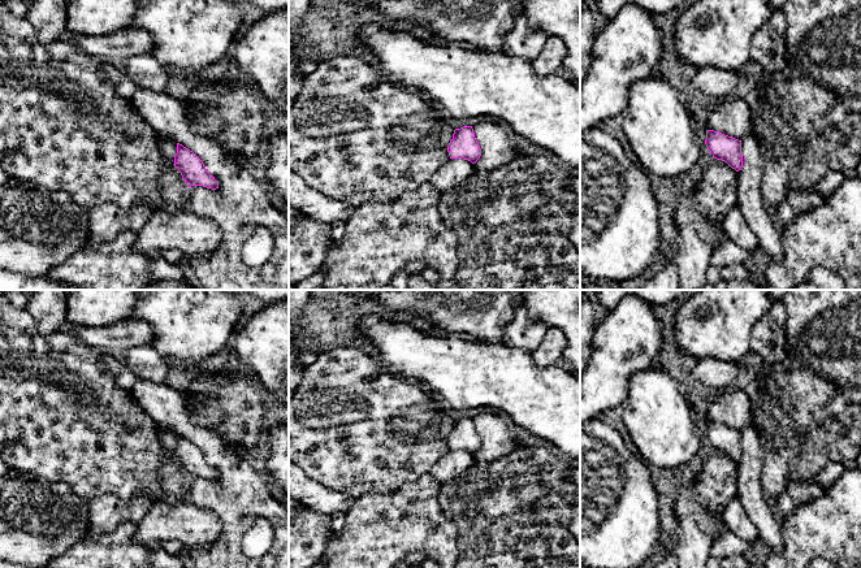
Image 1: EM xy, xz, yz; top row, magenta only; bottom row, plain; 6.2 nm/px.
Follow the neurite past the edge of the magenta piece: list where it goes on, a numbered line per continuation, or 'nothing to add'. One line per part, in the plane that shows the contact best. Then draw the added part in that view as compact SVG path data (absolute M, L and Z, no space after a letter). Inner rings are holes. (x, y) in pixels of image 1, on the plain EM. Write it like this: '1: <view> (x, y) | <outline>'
nothing to add

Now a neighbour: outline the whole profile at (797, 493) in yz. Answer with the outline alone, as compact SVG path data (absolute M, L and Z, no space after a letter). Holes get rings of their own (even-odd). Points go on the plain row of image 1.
M814 480L789 482L782 495L776 499L778 510L788 516L800 506L818 499L825 493Z

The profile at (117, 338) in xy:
M130 317L105 328L78 326L75 337L91 347L122 356L131 347L150 344L153 330L146 321Z

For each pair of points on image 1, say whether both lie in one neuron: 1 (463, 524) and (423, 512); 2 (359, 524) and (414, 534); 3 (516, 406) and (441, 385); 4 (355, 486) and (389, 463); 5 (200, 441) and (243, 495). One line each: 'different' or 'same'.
1: different
2: same
3: same
4: same
5: same

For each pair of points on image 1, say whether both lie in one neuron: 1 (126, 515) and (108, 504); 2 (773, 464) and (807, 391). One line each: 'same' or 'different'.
1: same
2: same

